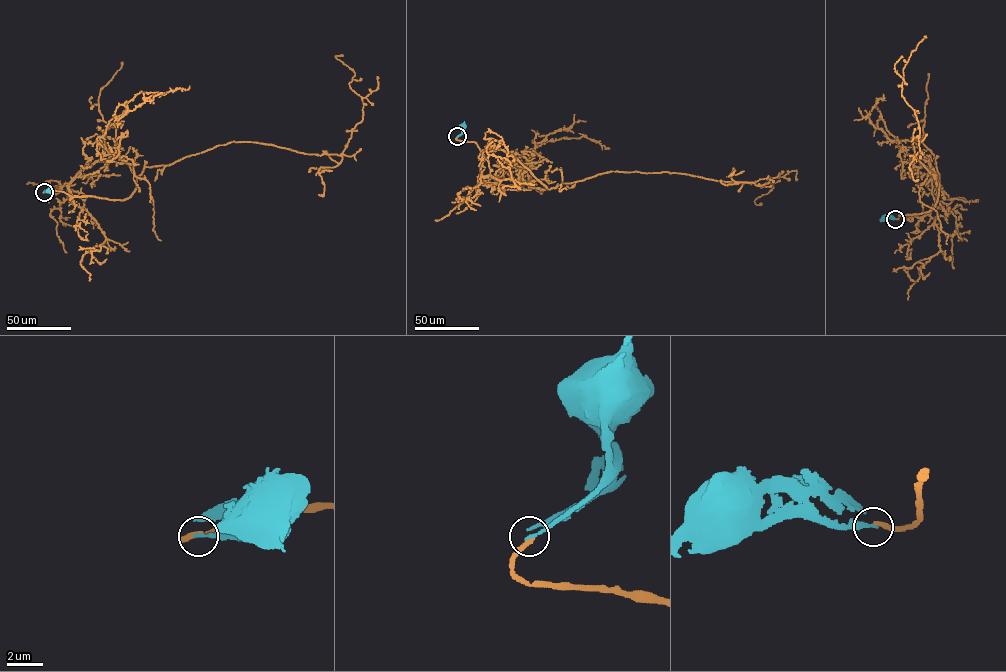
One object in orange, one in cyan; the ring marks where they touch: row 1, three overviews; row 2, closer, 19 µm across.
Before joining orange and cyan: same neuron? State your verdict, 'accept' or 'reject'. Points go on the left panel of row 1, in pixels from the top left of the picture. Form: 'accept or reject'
reject

